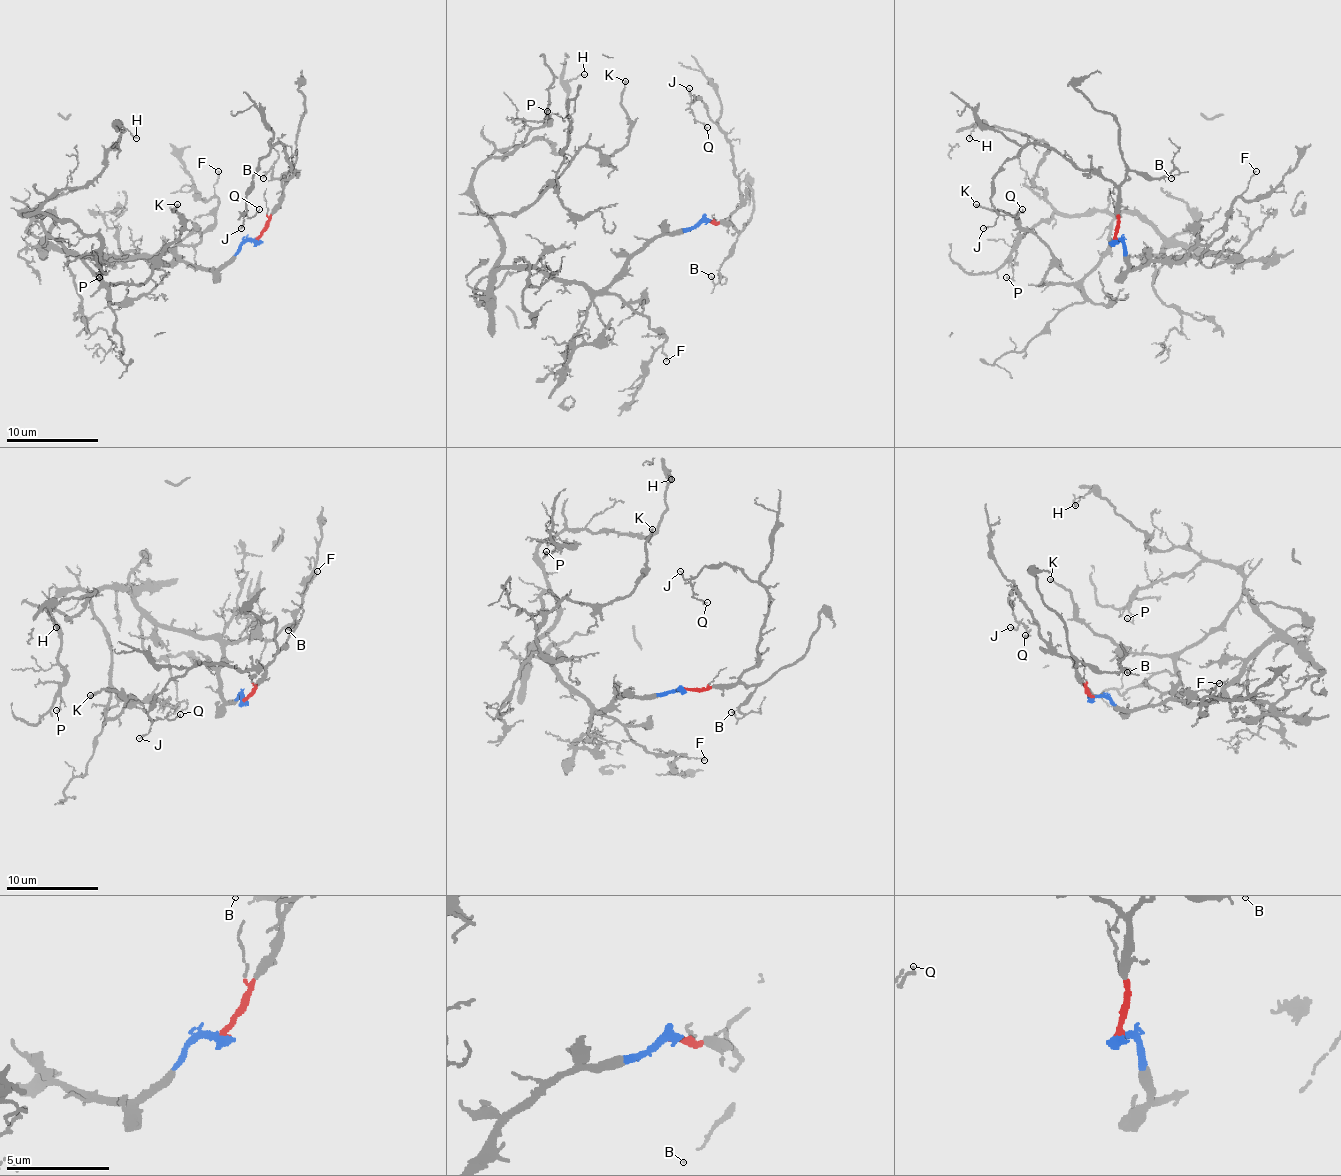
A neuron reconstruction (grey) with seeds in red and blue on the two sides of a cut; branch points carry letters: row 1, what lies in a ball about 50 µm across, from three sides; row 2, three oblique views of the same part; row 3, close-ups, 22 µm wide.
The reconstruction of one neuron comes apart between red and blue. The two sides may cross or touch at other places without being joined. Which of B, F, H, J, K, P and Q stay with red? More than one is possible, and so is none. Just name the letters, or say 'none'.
B, J, Q

